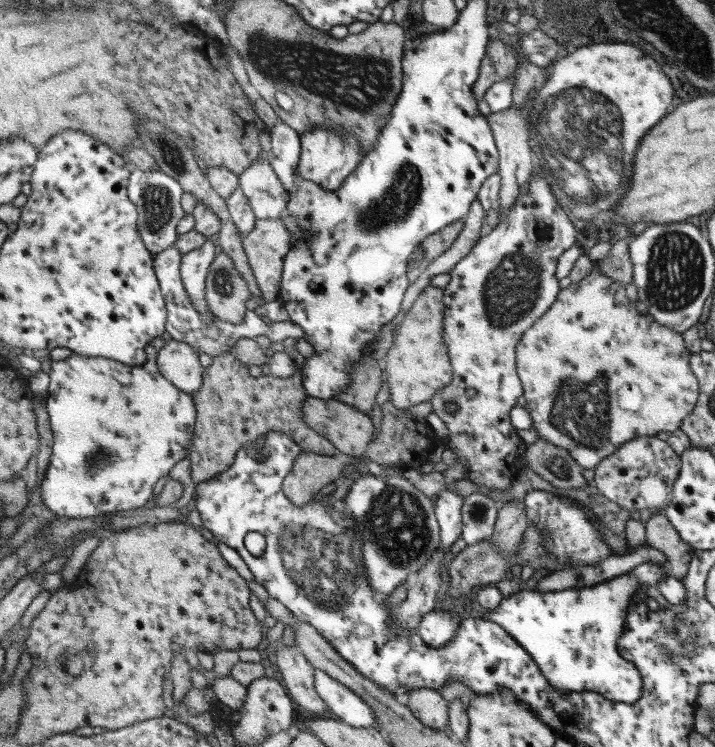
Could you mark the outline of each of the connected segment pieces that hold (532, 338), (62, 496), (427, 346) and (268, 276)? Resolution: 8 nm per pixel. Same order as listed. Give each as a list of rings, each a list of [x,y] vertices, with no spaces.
[[[594,266],[592,272],[581,280],[573,281],[568,287],[562,289],[549,312],[536,322],[517,346],[517,368],[524,383],[525,407],[532,417],[532,428],[537,431],[541,439],[544,438],[555,446],[569,450],[571,456],[577,461],[577,465],[582,469],[595,469],[601,459],[616,452],[621,445],[632,441],[635,437],[655,436],[657,432],[673,432],[680,428],[681,419],[693,410],[698,397],[697,379],[691,373],[687,358],[689,358],[689,353],[685,349],[682,334],[670,330],[667,326],[661,326],[649,313],[639,314],[635,306],[625,298],[623,286],[599,272],[597,266]]]
[[[153,346],[146,348],[147,360],[142,365],[128,365],[105,357],[88,357],[85,355],[71,353],[66,359],[52,361],[50,369],[51,384],[45,399],[48,402],[48,413],[50,414],[51,428],[53,431],[53,456],[51,464],[47,468],[45,481],[42,483],[41,495],[45,504],[58,515],[63,514],[69,519],[103,516],[105,513],[115,511],[128,511],[147,504],[147,500],[154,498],[153,486],[168,476],[177,462],[183,458],[189,458],[190,448],[193,444],[193,432],[195,432],[195,420],[197,420],[197,408],[192,396],[177,388],[168,378],[161,374],[158,366],[158,351]]]
[[[429,285],[424,288],[415,304],[397,330],[393,345],[385,354],[382,372],[389,386],[391,402],[400,409],[430,401],[439,390],[453,382],[453,365],[449,357],[445,329],[444,289]]]
[[[256,218],[256,228],[243,237],[245,252],[247,252],[248,262],[254,271],[265,300],[271,302],[279,300],[282,289],[282,275],[284,263],[291,248],[291,232],[287,229],[285,222],[279,219]]]

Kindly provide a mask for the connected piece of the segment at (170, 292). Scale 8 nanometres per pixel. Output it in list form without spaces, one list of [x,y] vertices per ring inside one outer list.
[[[169,247],[163,252],[155,254],[153,265],[155,266],[157,279],[160,280],[161,290],[165,297],[165,304],[167,304],[169,316],[167,317],[166,332],[170,334],[172,339],[179,342],[187,342],[193,349],[197,350],[197,353],[204,352],[211,357],[217,356],[221,353],[234,352],[236,342],[241,338],[255,338],[256,336],[268,337],[271,343],[277,342],[290,342],[303,338],[306,338],[306,333],[299,324],[289,320],[287,322],[269,323],[265,322],[261,315],[258,315],[255,310],[248,311],[248,316],[241,324],[233,324],[220,320],[215,315],[213,324],[207,324],[203,322],[201,314],[195,310],[191,298],[189,298],[189,292],[185,288],[183,278],[181,277],[181,266],[184,254],[176,247]]]

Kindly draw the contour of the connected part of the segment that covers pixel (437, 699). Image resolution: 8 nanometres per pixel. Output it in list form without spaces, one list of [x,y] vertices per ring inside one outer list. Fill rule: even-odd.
[[[420,689],[406,697],[407,706],[429,728],[446,731],[450,727],[450,703],[432,689]]]

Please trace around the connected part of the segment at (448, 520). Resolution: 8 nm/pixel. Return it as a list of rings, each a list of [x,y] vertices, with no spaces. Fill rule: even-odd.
[[[449,488],[443,489],[437,495],[437,518],[441,522],[442,530],[441,549],[447,552],[450,551],[451,544],[455,544],[463,536],[463,506],[466,497]]]

